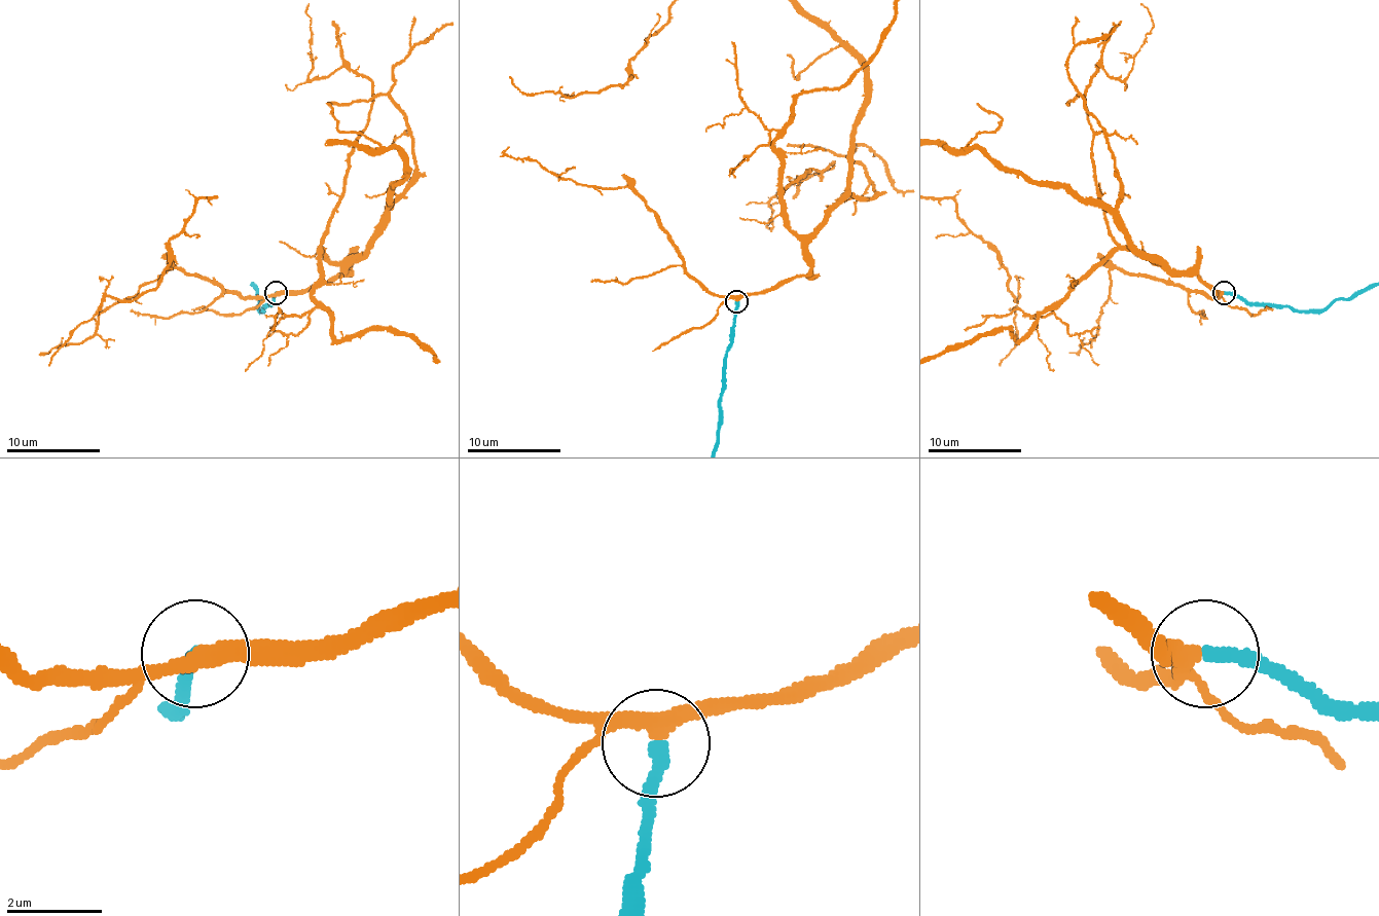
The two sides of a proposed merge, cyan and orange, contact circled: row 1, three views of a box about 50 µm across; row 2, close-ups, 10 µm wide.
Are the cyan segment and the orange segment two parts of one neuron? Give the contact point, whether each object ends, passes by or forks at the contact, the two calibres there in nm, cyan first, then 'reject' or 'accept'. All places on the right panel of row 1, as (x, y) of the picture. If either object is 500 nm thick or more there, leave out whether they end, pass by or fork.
(1224, 293) | cyan ends | orange passes by | 320/320 nm | accept

